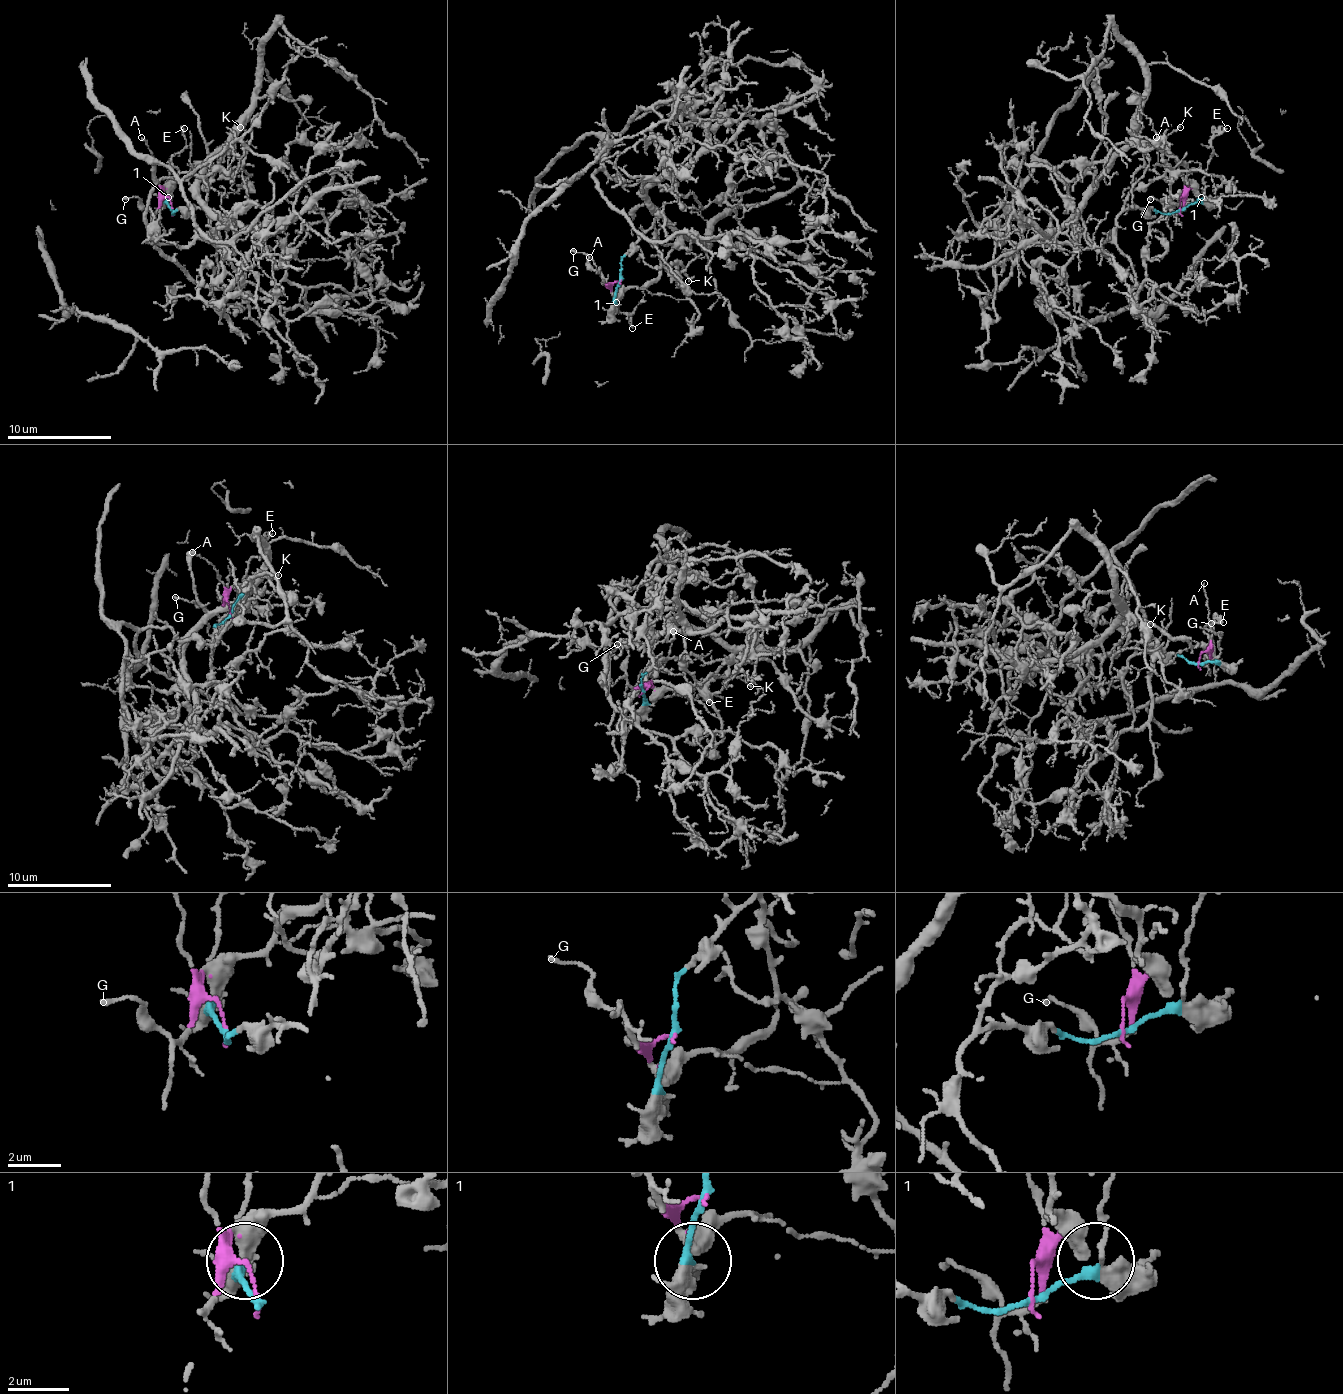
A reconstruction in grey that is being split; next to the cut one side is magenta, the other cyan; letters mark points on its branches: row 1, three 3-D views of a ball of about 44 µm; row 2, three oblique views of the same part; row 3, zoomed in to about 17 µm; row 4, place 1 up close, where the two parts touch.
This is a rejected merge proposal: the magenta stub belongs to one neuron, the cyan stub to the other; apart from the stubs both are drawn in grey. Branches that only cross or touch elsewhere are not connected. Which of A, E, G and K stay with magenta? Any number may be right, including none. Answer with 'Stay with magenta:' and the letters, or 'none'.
Stay with magenta: A, G

